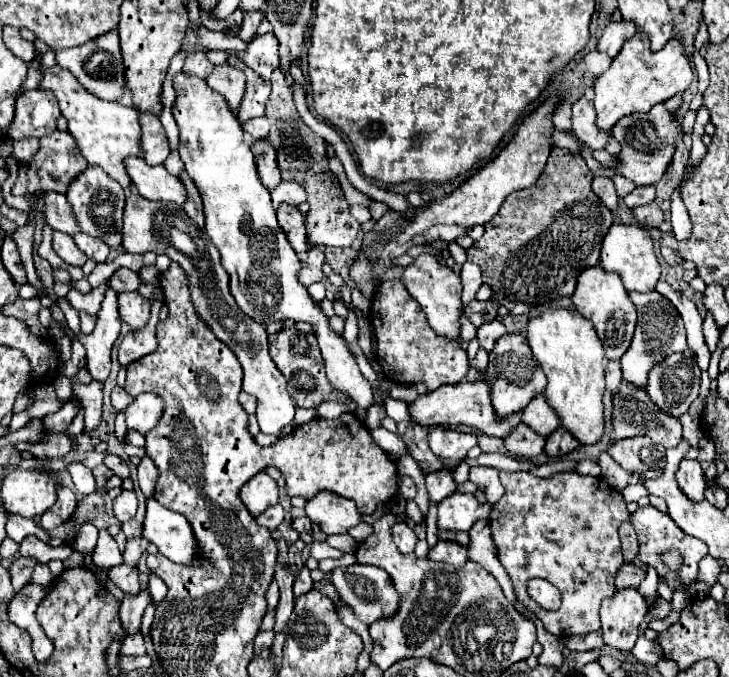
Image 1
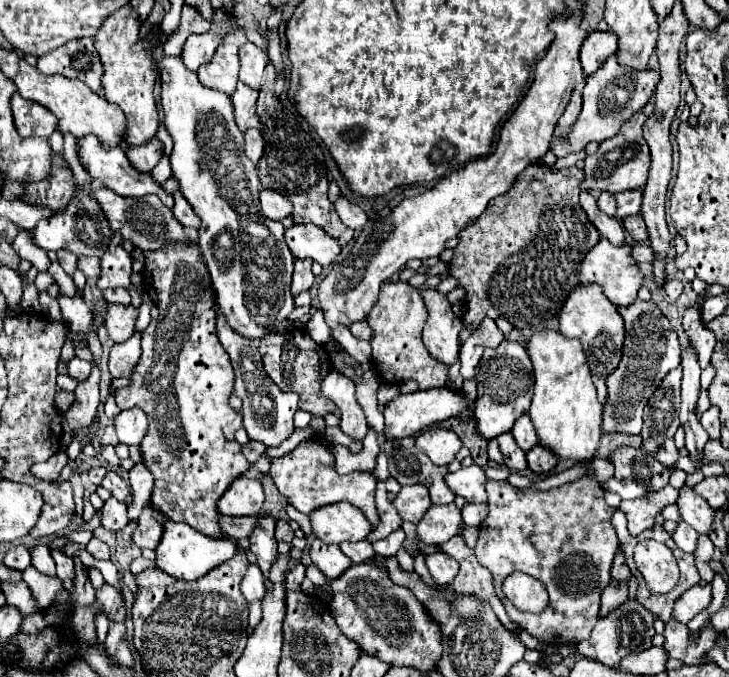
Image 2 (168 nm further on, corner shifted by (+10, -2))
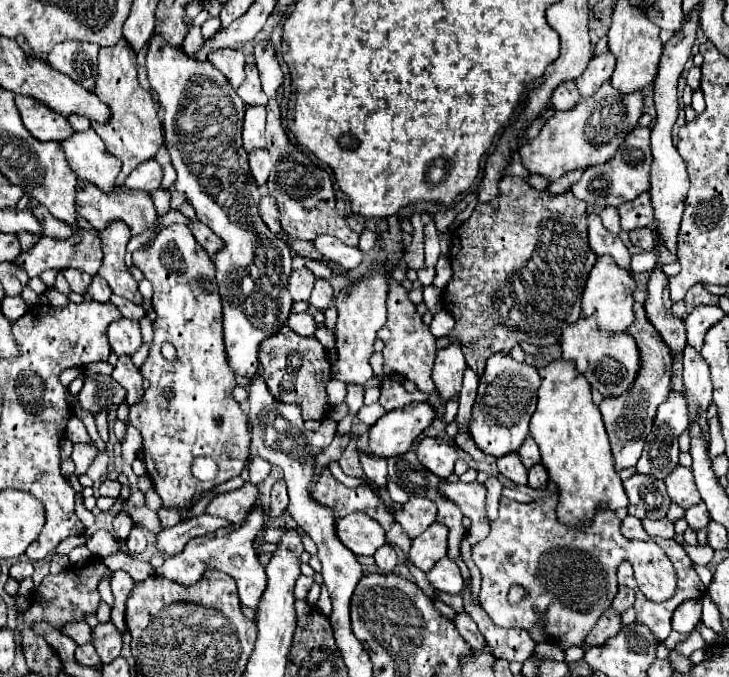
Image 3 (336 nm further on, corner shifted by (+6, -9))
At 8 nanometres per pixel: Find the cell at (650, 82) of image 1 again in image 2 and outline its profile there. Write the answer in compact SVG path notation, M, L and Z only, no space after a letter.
M616 54L610 56L592 76L586 78L586 86L582 90L582 112L578 116L576 126L566 132L566 140L552 140L552 152L556 158L562 158L570 152L580 152L590 142L604 142L606 138L612 138L618 134L622 122L632 118L638 110L644 108L644 104L654 94L656 86L660 82L660 72L656 70L630 70L626 66L618 64Z

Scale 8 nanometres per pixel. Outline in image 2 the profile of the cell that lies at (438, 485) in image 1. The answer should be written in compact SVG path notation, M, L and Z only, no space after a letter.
M412 484L412 486L404 486L392 504L396 506L402 520L418 524L426 514L426 510L432 506L432 500L424 484Z

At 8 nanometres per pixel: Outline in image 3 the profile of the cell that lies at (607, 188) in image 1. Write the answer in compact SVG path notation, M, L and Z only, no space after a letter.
M588 213L588 243L590 249L602 257L610 255L618 267L630 271L630 251L628 247L620 241L620 237L612 235L600 221L596 213Z

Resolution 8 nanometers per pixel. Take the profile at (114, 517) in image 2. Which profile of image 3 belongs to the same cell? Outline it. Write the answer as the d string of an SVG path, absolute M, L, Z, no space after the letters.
M124 513L116 515L116 519L114 519L114 533L116 533L116 537L118 537L120 541L128 539L132 525L134 525L134 523L132 523L132 519L130 519L128 515L124 515Z

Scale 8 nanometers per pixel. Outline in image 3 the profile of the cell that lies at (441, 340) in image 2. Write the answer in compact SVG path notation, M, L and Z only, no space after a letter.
M458 343L448 345L446 349L438 349L436 363L432 369L432 379L442 403L448 403L452 397L458 397L462 389L464 369L466 361L462 355L462 347L458 347Z

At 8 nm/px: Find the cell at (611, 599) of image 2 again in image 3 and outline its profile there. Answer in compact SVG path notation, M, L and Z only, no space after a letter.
M606 609L606 613L602 613L602 617L598 619L596 627L588 633L586 641L582 643L582 649L590 649L590 647L600 647L600 645L606 645L606 641L610 637L614 637L618 631L622 629L622 623L620 623L620 615L612 609Z

